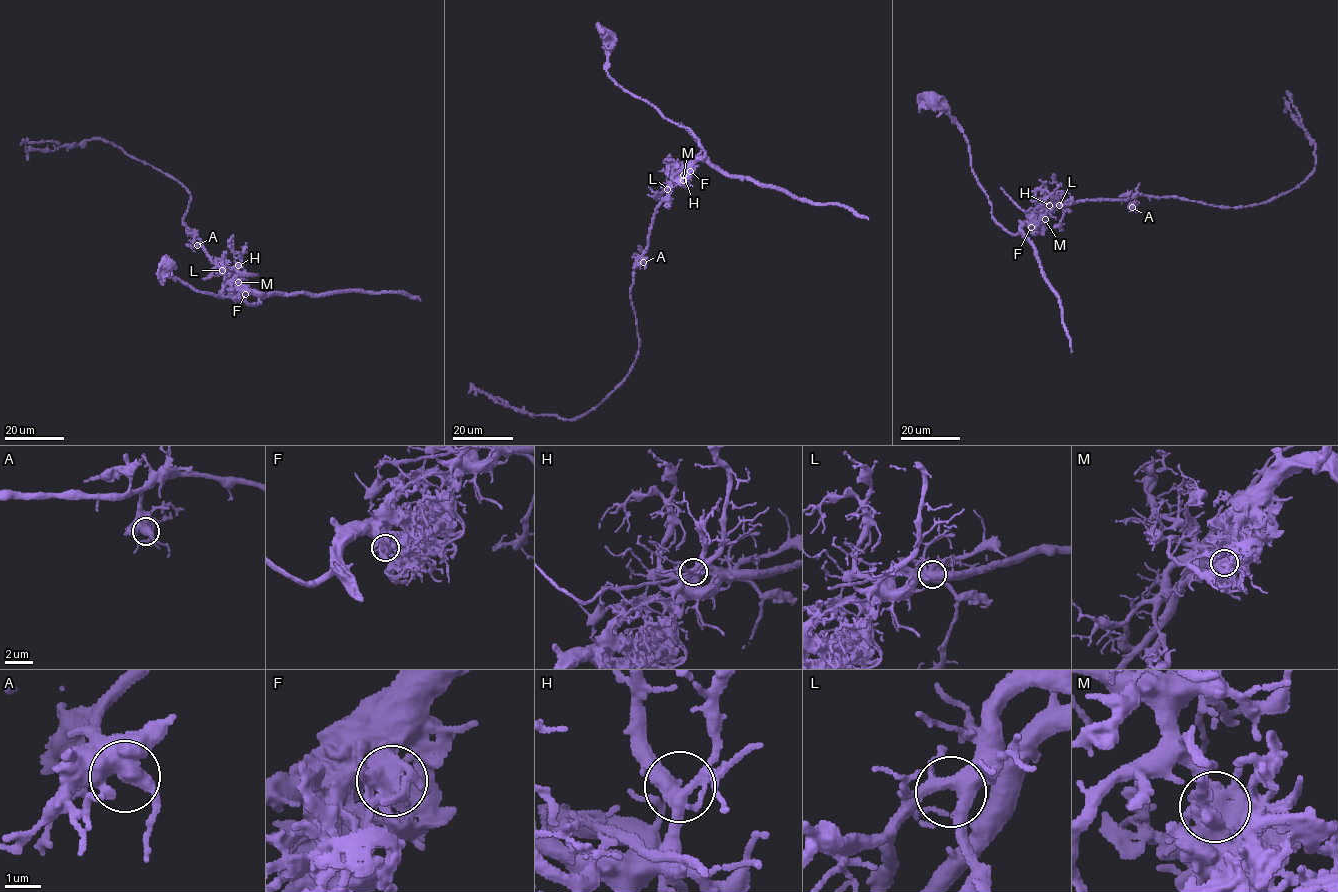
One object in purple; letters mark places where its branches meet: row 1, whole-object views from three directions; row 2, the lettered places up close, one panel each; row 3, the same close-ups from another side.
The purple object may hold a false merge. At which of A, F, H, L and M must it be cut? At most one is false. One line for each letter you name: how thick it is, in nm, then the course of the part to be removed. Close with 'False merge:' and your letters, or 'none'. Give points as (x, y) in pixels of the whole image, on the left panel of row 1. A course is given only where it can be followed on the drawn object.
M: calibre 400 nm; course (238, 282), (183, 224), (190, 194), (172, 176), (100, 139), (20, 144)
False merge: M

